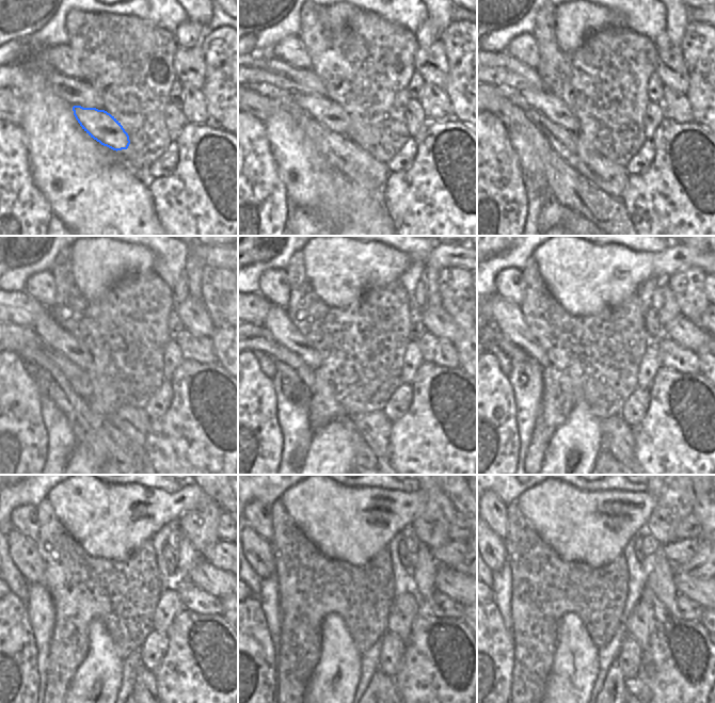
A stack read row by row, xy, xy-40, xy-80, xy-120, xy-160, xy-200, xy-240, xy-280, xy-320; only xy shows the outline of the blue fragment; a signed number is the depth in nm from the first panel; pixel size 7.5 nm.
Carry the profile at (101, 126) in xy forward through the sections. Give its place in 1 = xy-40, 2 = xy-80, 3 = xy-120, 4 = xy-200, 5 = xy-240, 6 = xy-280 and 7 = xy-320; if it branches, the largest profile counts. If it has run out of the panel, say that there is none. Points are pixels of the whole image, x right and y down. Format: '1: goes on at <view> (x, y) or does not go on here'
1: goes on at xy-40 (329, 114)
2: goes on at xy-80 (552, 107)
3: goes on at xy-120 (45, 326)
4: goes on at xy-200 (508, 317)
5: goes on at xy-240 (24, 553)
6: goes on at xy-280 (259, 555)
7: goes on at xy-320 (498, 553)

